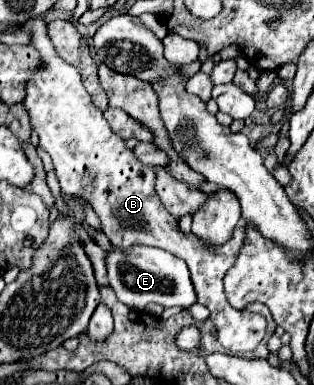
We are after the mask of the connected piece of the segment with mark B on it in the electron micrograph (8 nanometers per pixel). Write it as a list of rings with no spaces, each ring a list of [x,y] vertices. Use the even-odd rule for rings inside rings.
[[[29,19],[21,29],[33,33],[33,47],[37,47],[45,59],[45,67],[37,71],[33,83],[27,87],[23,105],[29,111],[33,131],[41,139],[39,147],[43,147],[53,159],[63,193],[77,195],[77,191],[89,191],[89,203],[99,215],[103,233],[109,237],[113,247],[125,251],[127,247],[141,243],[161,247],[183,259],[191,271],[191,281],[195,285],[199,303],[211,309],[211,321],[217,327],[219,343],[229,351],[255,351],[265,337],[265,317],[247,313],[245,309],[233,309],[223,291],[223,275],[235,265],[239,249],[245,243],[245,227],[237,225],[231,239],[217,247],[209,247],[193,233],[181,233],[179,221],[169,215],[169,211],[165,211],[163,203],[157,199],[153,167],[145,167],[133,155],[133,151],[127,151],[125,141],[111,131],[103,113],[93,105],[91,95],[85,91],[79,71],[75,71],[75,67],[67,65],[57,55],[47,35],[47,23],[43,19]]]

